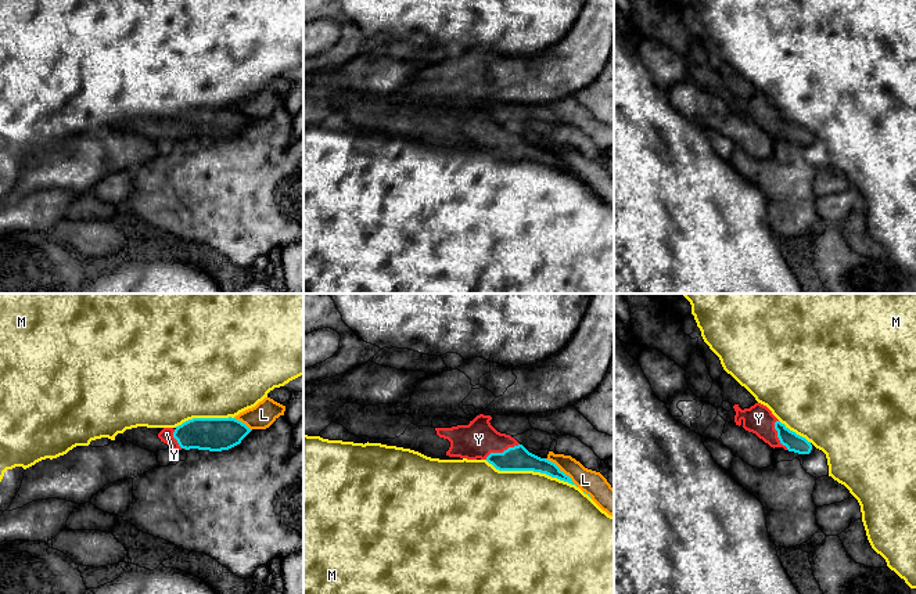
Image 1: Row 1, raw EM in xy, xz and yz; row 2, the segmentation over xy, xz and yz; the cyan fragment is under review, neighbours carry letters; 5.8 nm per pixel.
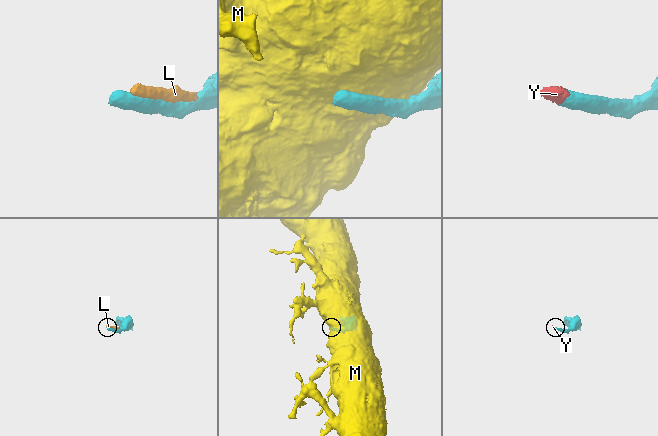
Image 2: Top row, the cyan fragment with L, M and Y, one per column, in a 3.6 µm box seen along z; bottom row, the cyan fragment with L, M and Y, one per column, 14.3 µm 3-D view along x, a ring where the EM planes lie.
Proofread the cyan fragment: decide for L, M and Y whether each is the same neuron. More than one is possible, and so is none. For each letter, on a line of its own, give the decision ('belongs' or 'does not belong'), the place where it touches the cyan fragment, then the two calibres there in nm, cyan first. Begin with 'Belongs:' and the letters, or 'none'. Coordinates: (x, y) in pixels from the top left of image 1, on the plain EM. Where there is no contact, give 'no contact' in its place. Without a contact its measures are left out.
Belongs: L, Y
L: belongs; contact xz (561, 161); calibres 130 and 140 nm
M: does not belong; contact xz (531, 159); calibres 140 and 480 nm
Y: belongs; contact xz (503, 141); calibres 140 and 220 nm

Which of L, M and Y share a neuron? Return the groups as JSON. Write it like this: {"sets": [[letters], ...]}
{"sets": [["L", "Y"], ["M"]]}

